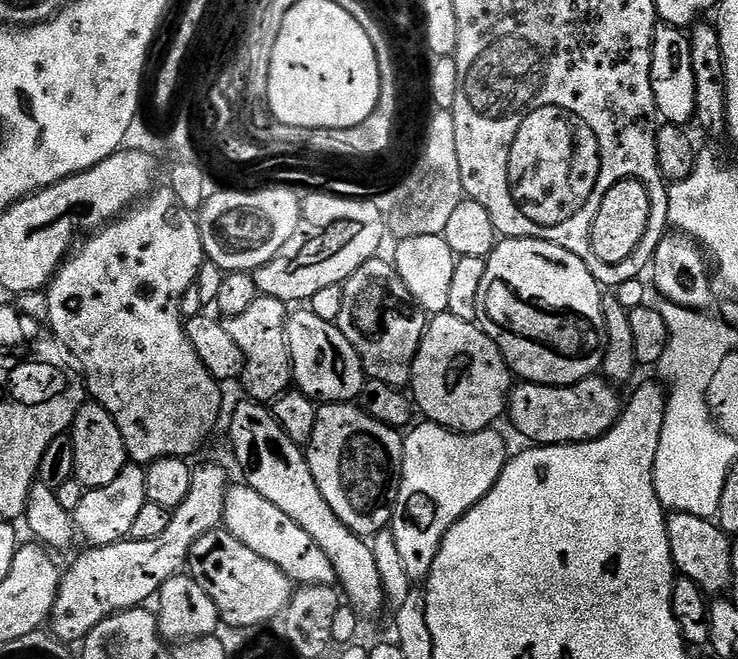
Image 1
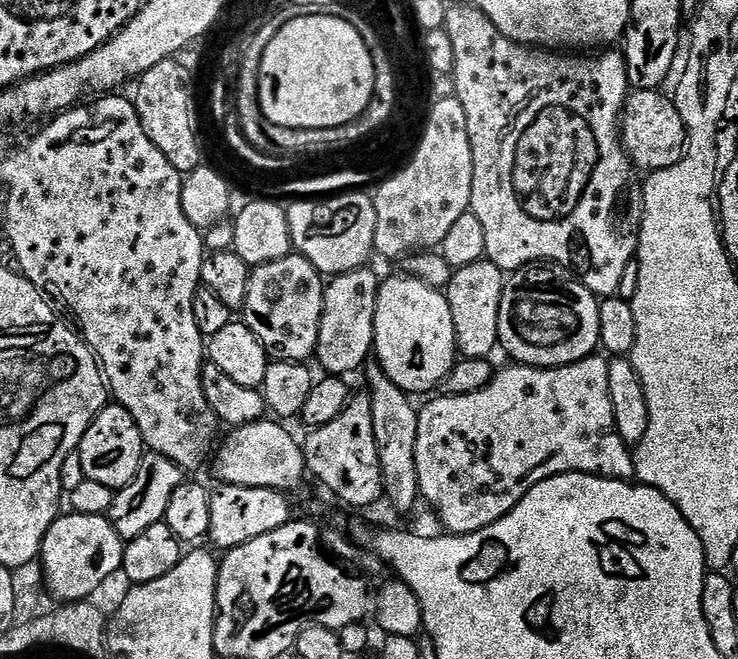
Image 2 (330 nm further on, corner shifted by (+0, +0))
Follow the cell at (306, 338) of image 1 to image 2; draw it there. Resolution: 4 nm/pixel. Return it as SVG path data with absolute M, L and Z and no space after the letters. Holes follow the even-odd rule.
M299 254L278 258L278 262L253 268L242 309L242 322L250 330L254 330L269 357L307 361L315 357L318 346L325 287L322 273Z

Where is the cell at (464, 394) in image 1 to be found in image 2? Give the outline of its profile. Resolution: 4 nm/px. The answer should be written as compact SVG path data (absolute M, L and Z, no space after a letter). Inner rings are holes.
M399 274L380 285L374 314L374 356L379 367L402 391L428 392L439 389L456 365L458 349L450 302L441 289L432 288L414 276Z

